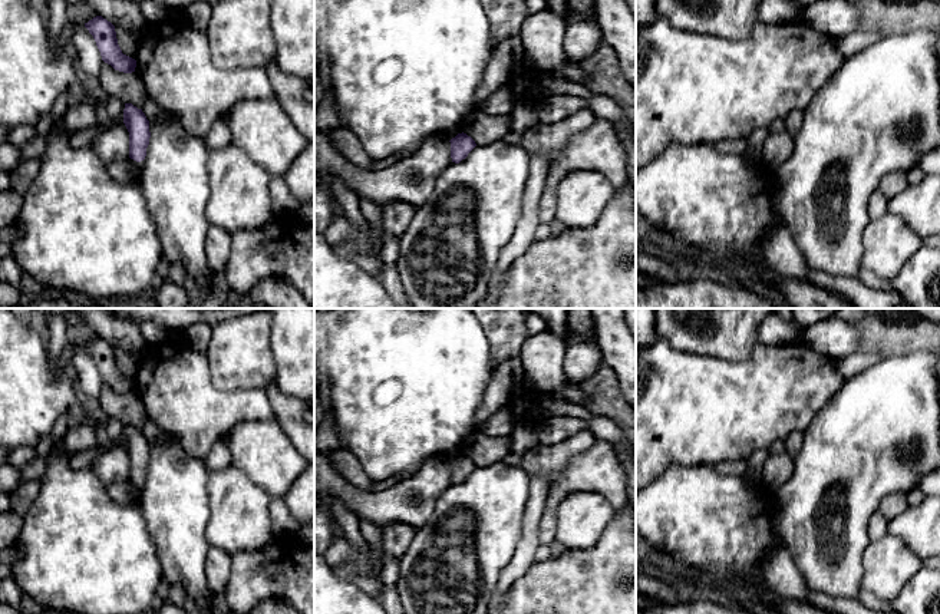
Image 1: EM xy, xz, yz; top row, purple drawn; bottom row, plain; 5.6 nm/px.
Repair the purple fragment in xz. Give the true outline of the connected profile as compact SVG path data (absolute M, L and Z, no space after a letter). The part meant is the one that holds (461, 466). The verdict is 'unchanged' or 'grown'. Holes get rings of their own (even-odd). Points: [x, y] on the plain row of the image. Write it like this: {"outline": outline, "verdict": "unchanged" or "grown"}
{"outline": "M458 455L451 462L451 479L452 483L459 485L468 478L468 475L476 468L475 462L466 455Z", "verdict": "unchanged"}

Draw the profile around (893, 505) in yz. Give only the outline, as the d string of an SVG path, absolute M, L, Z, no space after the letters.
M896 492L887 495L878 505L878 511L887 521L901 515L908 508L908 495Z

